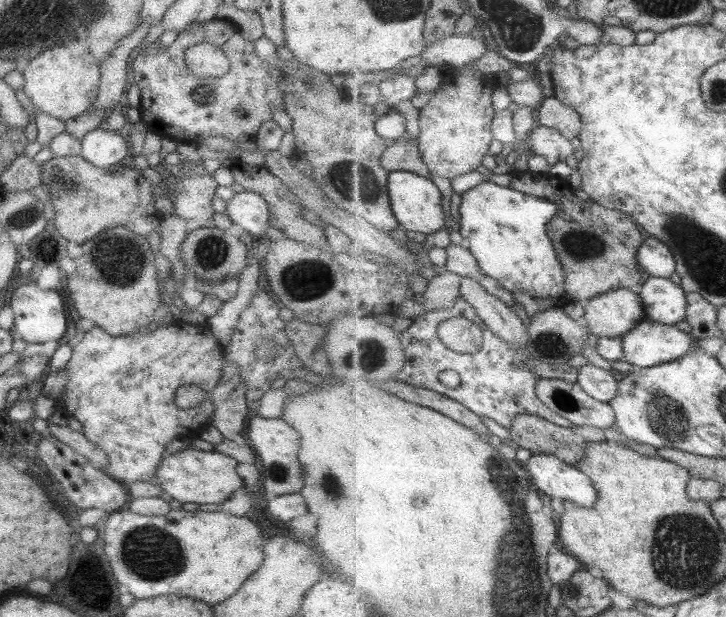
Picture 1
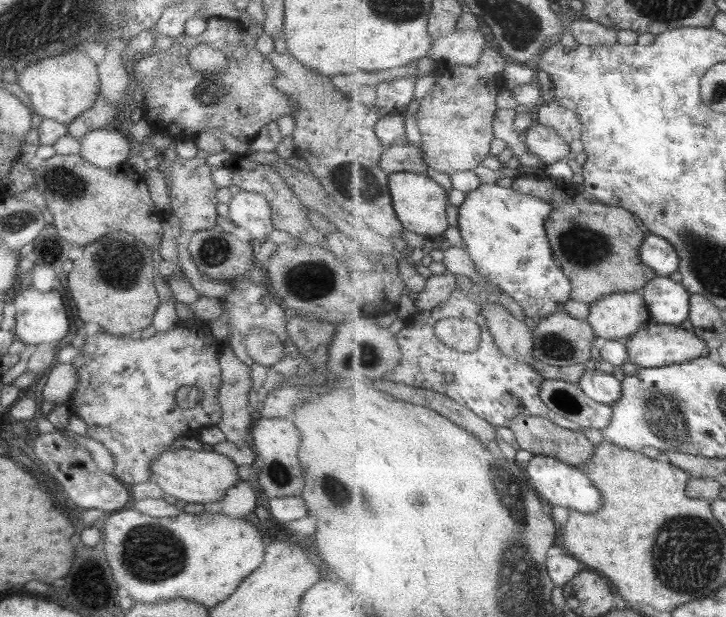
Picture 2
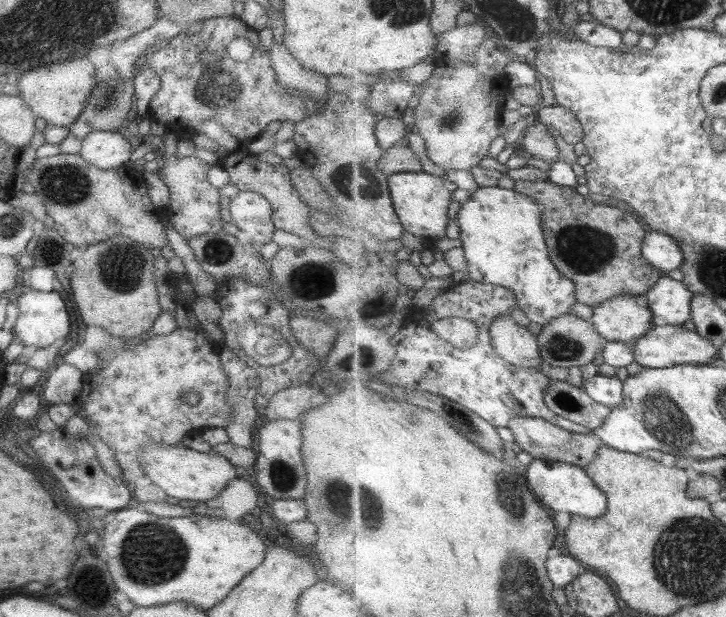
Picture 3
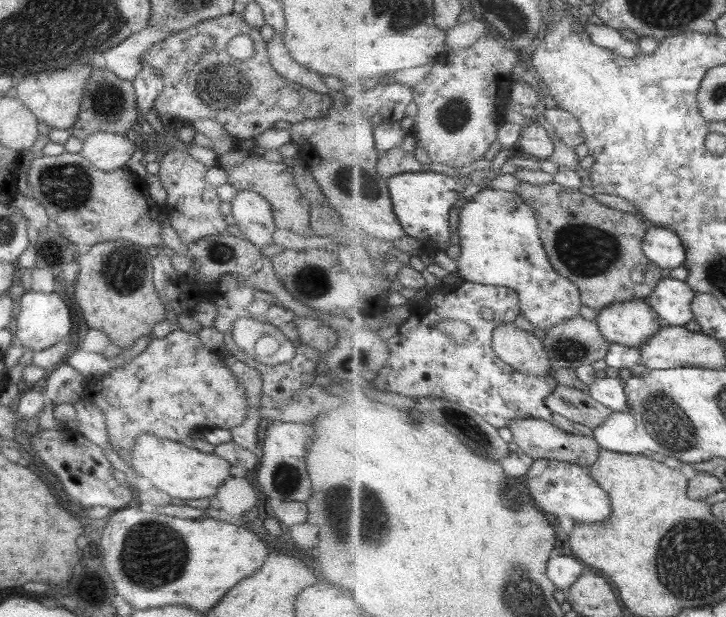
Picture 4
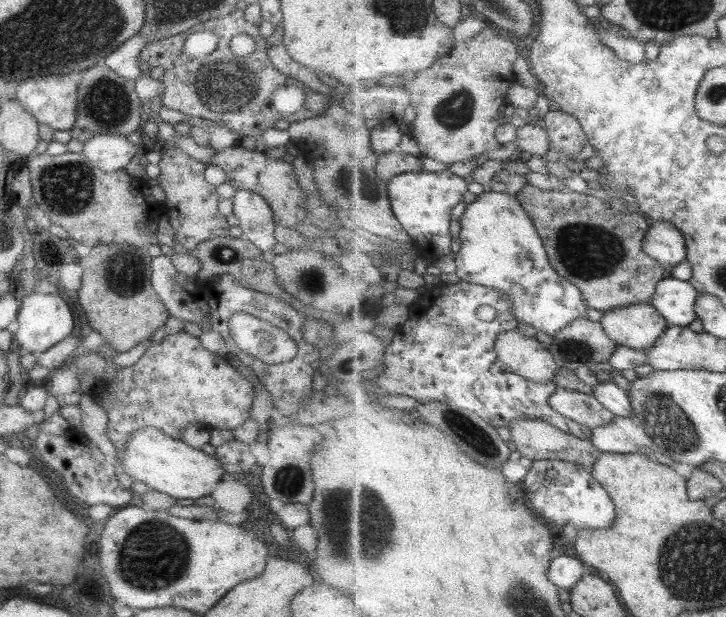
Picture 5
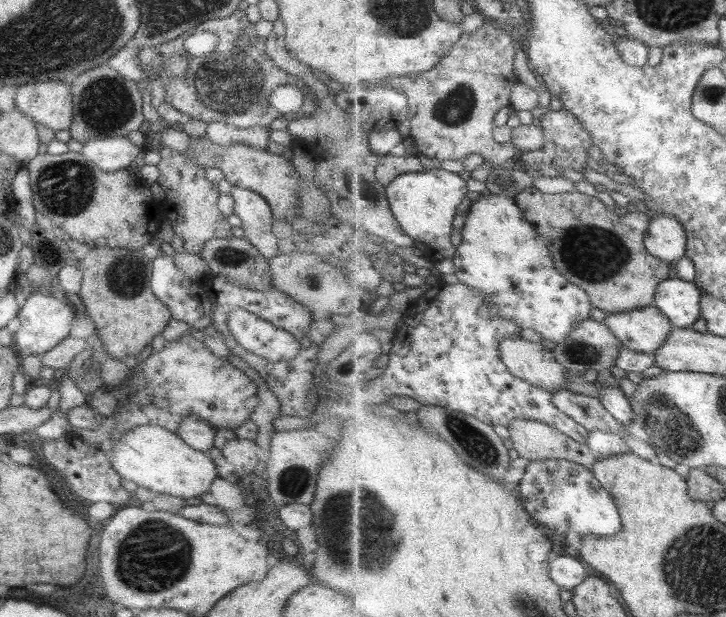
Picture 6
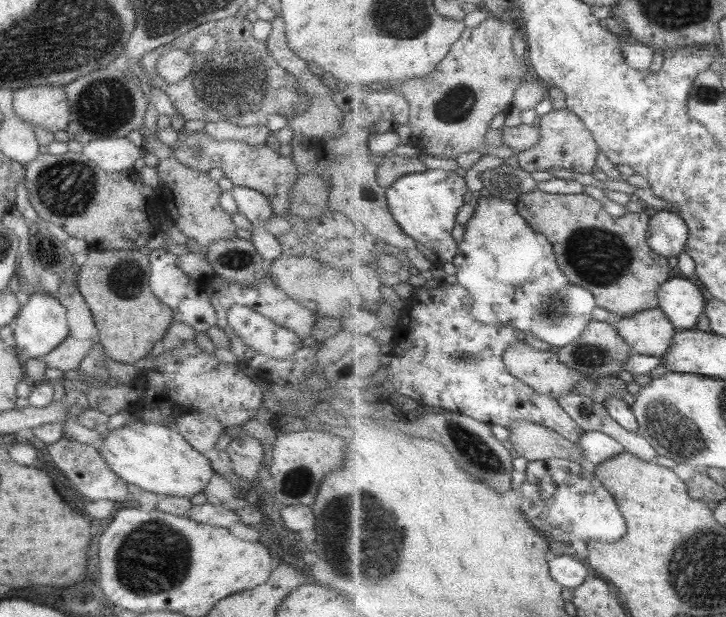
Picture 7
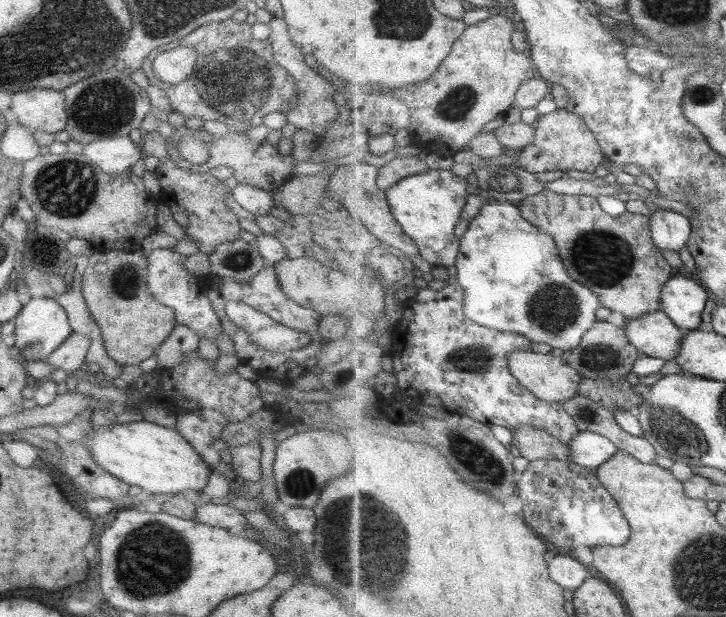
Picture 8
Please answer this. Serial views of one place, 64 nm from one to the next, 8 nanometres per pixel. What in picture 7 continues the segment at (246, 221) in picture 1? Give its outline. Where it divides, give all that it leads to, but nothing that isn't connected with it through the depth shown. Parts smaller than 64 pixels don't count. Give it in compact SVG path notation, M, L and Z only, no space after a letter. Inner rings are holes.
M233 186L228 191L235 198L239 214L251 222L251 241L260 257L267 263L280 258L282 245L277 236L266 230L266 223L273 215L271 202L261 192L243 186Z

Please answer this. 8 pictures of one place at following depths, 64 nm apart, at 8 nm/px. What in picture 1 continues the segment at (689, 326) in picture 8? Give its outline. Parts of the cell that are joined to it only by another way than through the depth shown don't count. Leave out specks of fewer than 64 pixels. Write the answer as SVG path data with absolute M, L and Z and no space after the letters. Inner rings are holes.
M650 277L638 290L647 307L648 318L669 325L686 320L688 292L681 285L669 278Z

